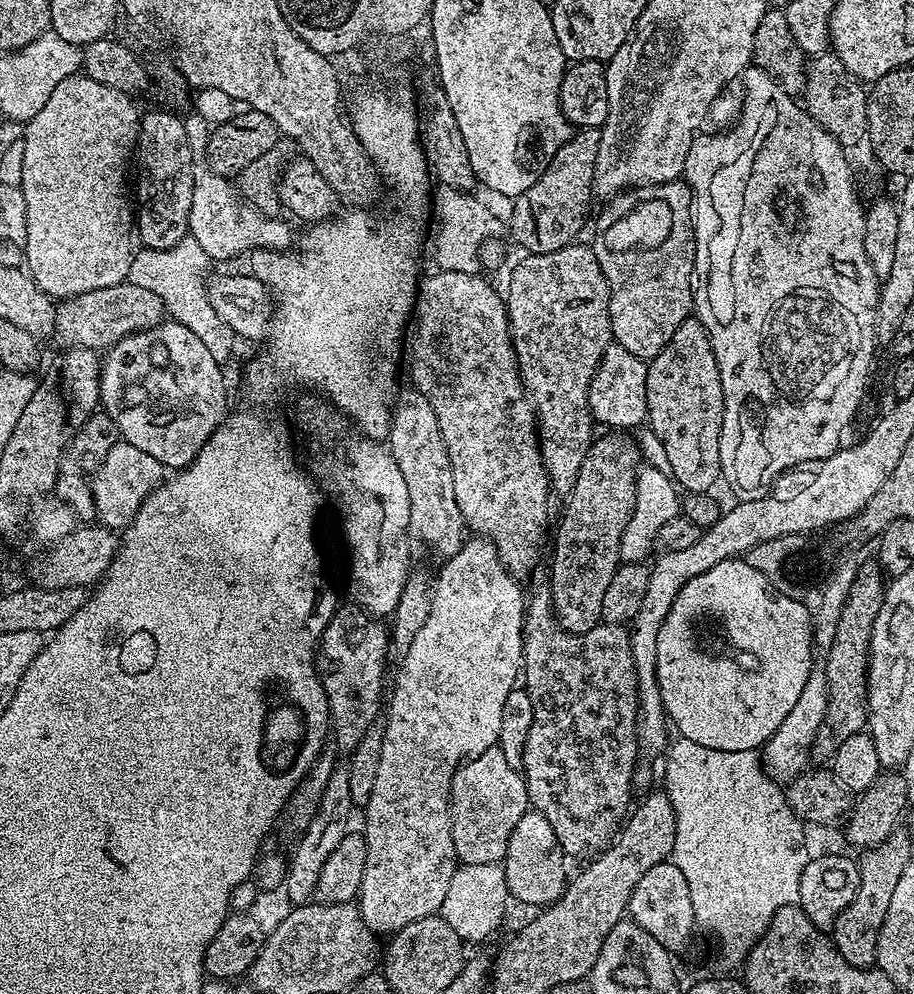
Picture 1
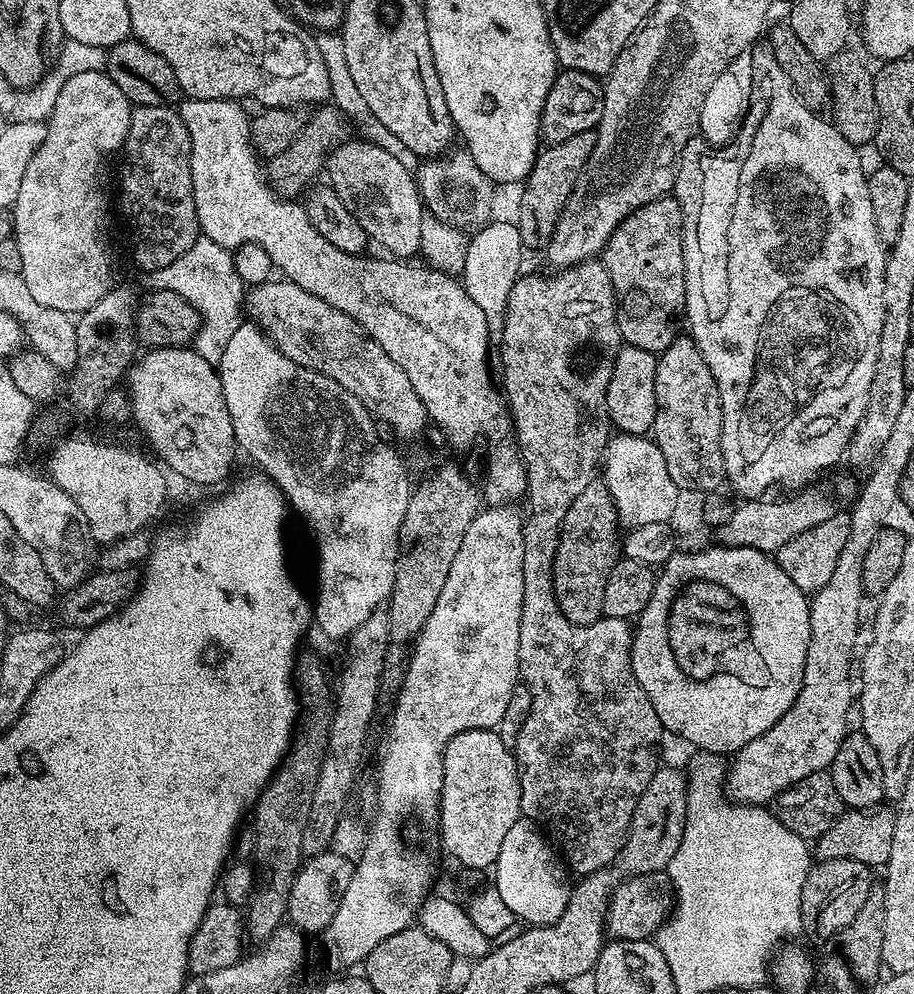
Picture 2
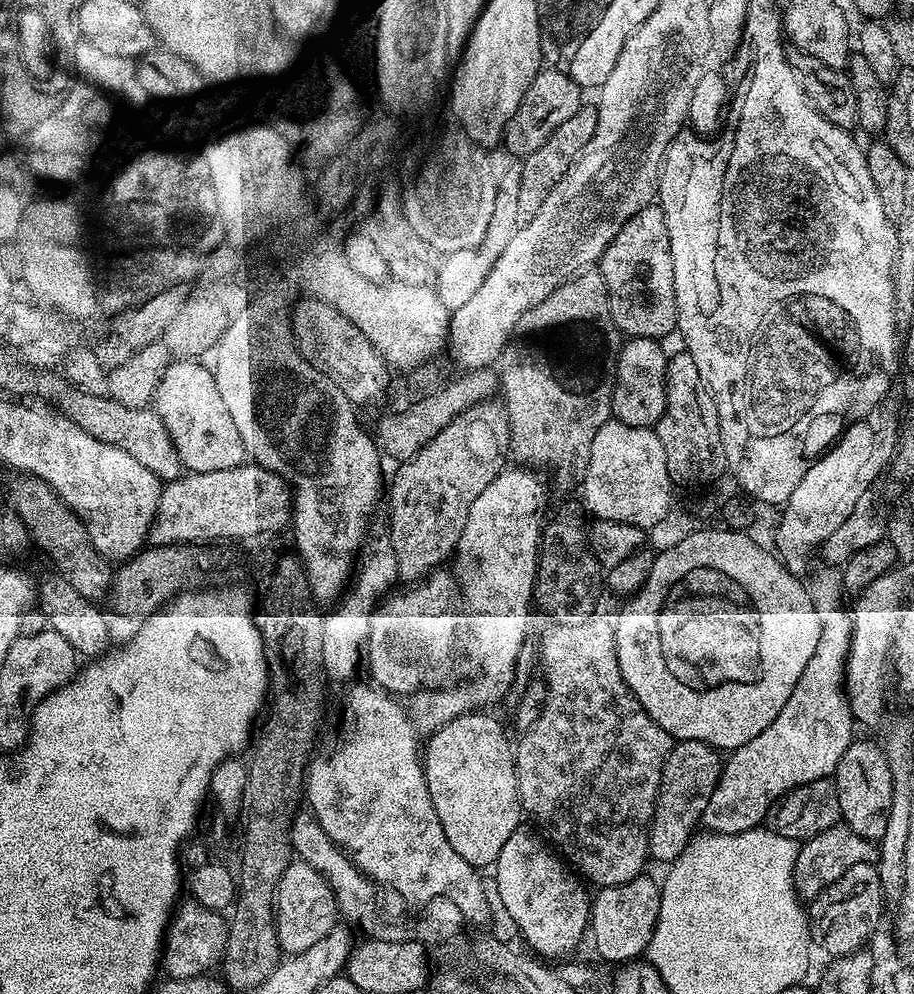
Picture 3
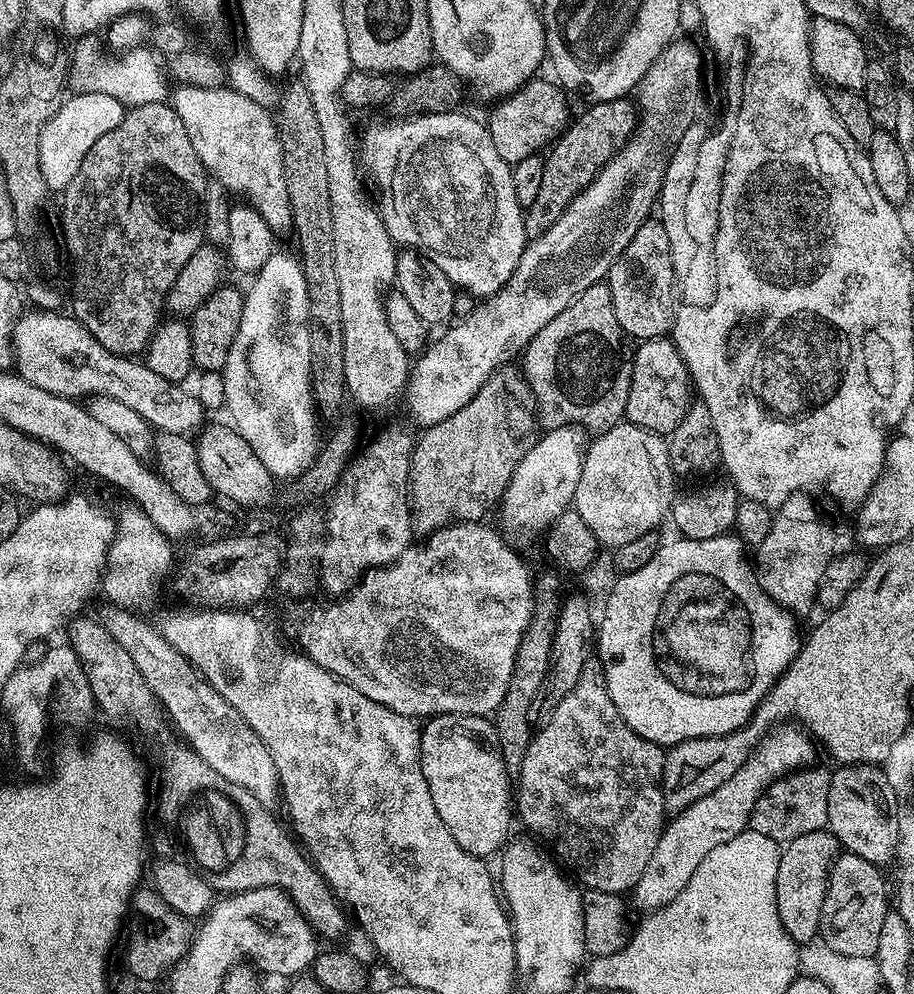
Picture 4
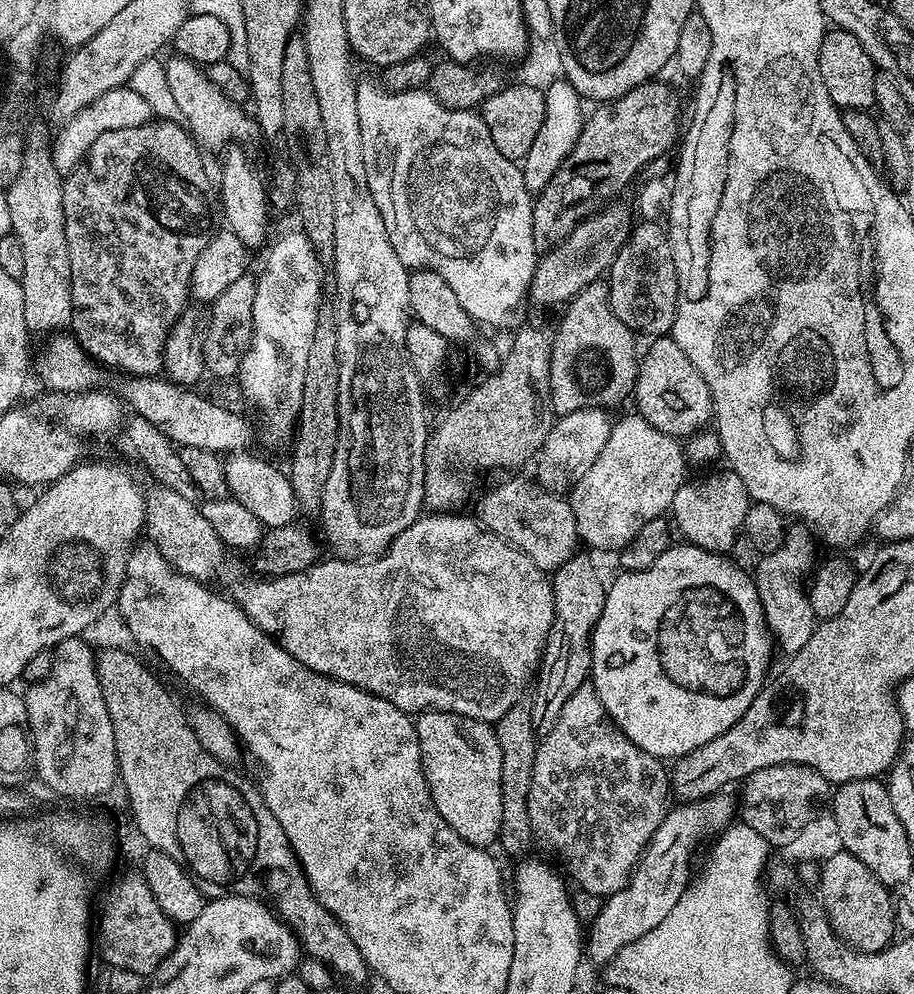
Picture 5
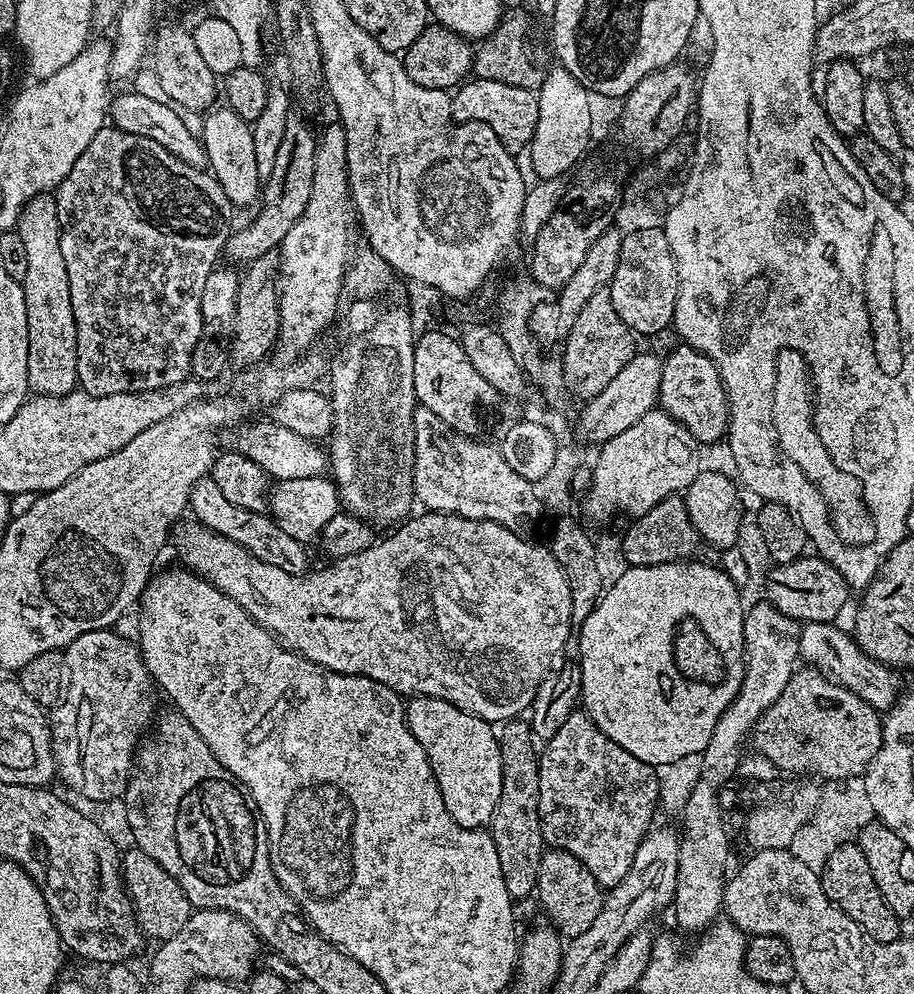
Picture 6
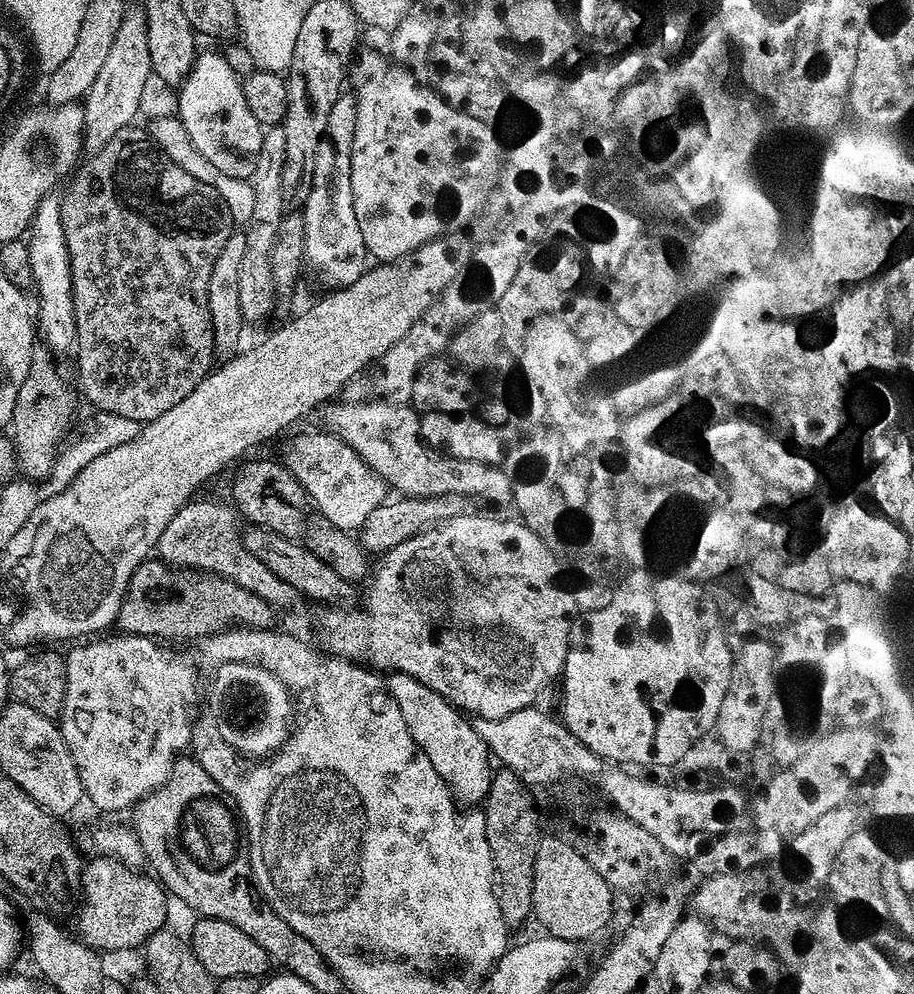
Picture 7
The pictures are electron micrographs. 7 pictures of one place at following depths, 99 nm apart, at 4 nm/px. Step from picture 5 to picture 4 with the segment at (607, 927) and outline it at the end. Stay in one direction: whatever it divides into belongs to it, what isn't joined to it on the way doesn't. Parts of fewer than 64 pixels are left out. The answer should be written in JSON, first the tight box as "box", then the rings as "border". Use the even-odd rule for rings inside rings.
{"box":[634,722,817,910],"border":[[[792,722],[773,727],[752,749],[743,766],[734,770],[718,790],[706,794],[706,798],[698,798],[698,802],[665,823],[664,833],[658,838],[658,846],[654,846],[654,854],[650,857],[650,866],[642,870],[642,878],[638,879],[634,889],[636,900],[644,910],[661,908],[678,898],[686,882],[690,882],[690,874],[698,870],[698,862],[702,862],[714,846],[722,846],[722,842],[730,842],[730,838],[746,831],[754,804],[773,782],[817,763],[813,737],[800,728],[795,728]]]}

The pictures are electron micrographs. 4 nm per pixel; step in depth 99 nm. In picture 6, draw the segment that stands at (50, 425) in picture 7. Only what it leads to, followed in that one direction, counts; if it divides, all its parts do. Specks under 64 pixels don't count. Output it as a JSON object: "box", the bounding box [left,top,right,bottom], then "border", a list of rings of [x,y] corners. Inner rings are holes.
{"box":[14,195,78,396],"border":[[[51,195],[34,197],[21,211],[14,230],[22,238],[26,249],[26,278],[22,282],[26,298],[26,326],[28,327],[28,349],[26,350],[26,378],[29,389],[38,396],[66,395],[76,391],[76,367],[78,366],[78,338],[74,322],[74,306],[70,306],[70,278],[66,275],[66,262],[62,258],[58,206]]]}

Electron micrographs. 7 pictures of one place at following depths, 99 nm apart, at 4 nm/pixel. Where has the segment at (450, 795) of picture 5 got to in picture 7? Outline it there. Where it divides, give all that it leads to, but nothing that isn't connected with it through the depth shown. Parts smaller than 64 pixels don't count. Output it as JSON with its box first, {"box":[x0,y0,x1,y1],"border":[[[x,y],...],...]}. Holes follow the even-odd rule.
{"box":[386,673,494,806],"border":[[[387,673],[386,683],[390,698],[394,698],[402,710],[410,738],[414,738],[426,758],[430,758],[430,766],[438,770],[453,797],[464,806],[479,805],[492,785],[494,768],[488,765],[488,747],[482,738],[478,738],[478,730],[474,730],[472,720],[449,700],[442,698],[442,694],[434,694],[434,690],[430,690],[430,686],[422,686],[418,678],[410,678],[410,674]]]}

